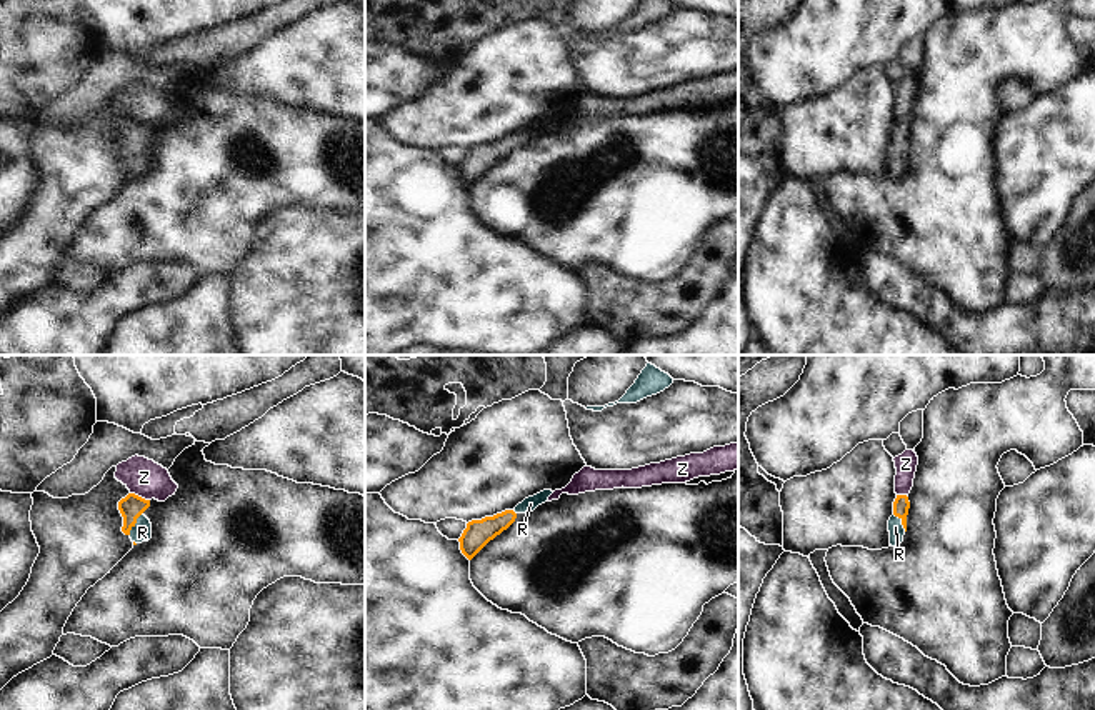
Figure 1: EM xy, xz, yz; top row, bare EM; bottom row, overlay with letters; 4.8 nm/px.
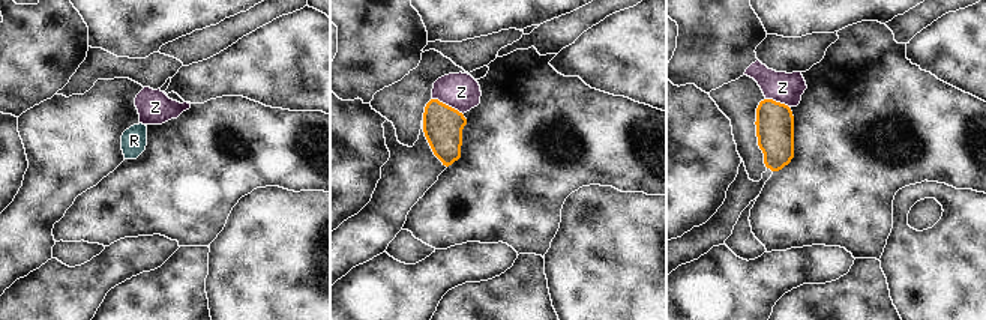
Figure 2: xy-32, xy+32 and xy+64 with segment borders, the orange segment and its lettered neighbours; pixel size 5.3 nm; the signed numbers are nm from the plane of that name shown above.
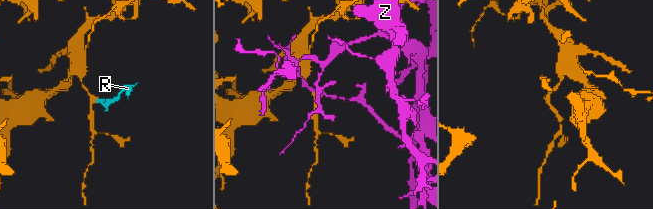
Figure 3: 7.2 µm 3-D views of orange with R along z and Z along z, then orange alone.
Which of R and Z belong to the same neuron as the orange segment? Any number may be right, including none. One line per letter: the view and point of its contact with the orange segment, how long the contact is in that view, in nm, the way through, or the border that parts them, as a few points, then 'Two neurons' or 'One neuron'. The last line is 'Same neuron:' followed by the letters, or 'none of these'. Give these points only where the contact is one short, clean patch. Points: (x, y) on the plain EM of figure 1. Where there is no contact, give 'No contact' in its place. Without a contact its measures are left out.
R: Touches orange at xy (135, 149). Shared border 130 nm. Path across: xy (130, 134), (135, 149), (142, 159). One neuron
Z: Touches orange at xy (140, 124). Shared border 100 nm. Two neurons
Same neuron: R

